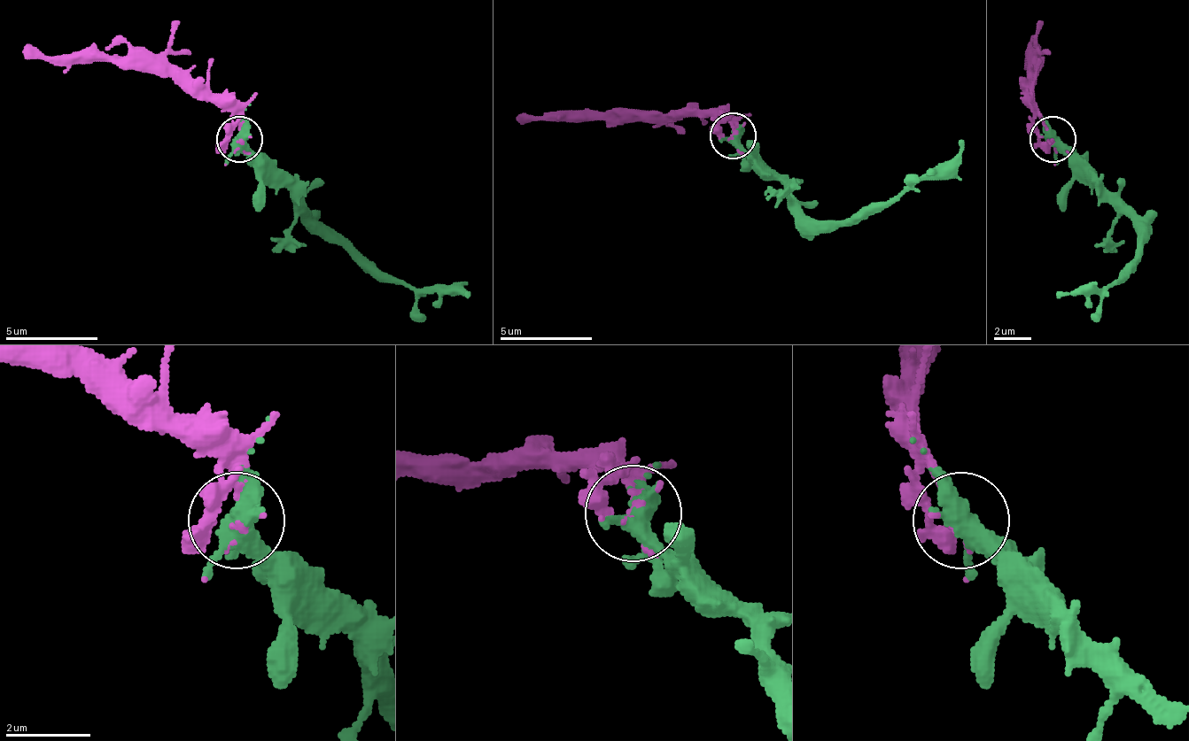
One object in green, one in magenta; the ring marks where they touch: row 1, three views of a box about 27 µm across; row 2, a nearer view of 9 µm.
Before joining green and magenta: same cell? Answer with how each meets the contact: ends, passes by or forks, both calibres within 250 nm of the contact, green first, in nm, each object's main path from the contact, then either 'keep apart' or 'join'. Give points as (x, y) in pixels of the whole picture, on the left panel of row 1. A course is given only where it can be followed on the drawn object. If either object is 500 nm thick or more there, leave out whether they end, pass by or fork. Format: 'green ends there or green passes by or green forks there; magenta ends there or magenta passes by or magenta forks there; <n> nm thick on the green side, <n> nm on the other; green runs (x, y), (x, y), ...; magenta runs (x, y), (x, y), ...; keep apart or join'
green forks there; magenta passes by; 400 nm thick on the green side, 140 nm on the other; green runs (240, 140), (323, 227), (369, 260), (401, 279), (470, 297); magenta runs (240, 140), (226, 140), (231, 117), (167, 75), (115, 62), (46, 62), (23, 48); join

